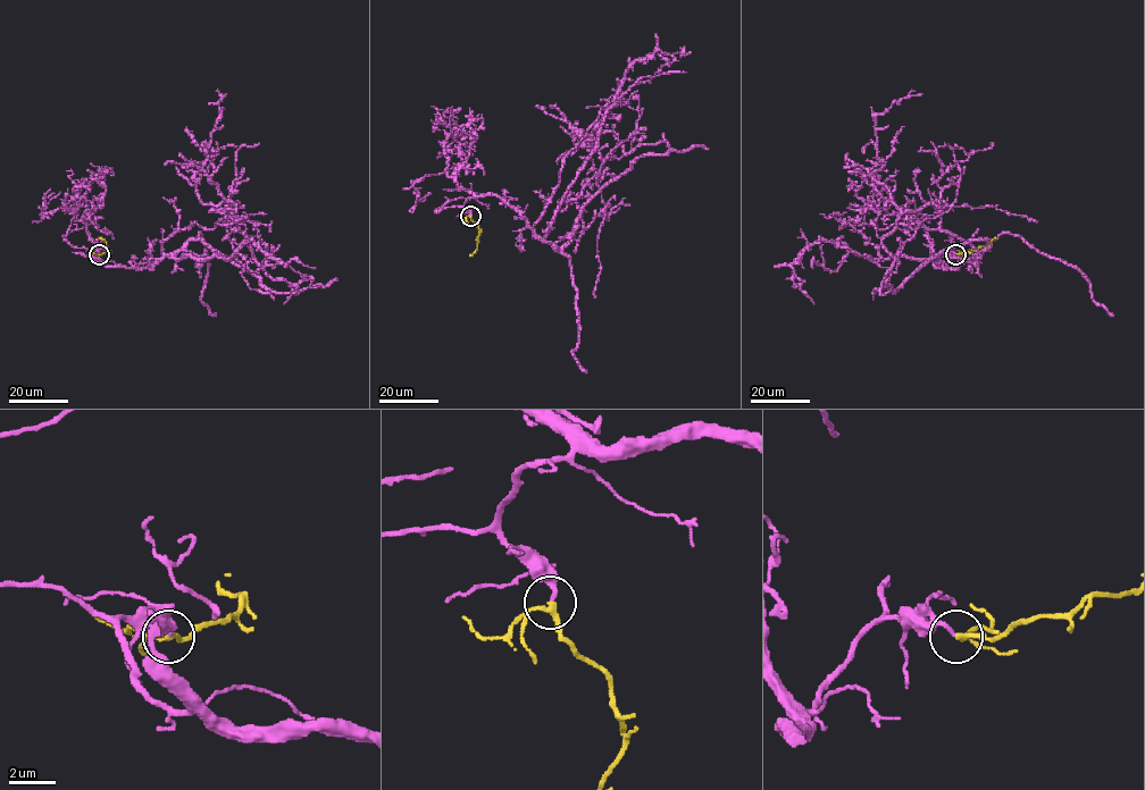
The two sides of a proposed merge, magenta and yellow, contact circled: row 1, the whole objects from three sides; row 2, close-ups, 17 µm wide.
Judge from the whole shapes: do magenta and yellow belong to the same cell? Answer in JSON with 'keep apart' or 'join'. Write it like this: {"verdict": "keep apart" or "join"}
{"verdict": "join"}

